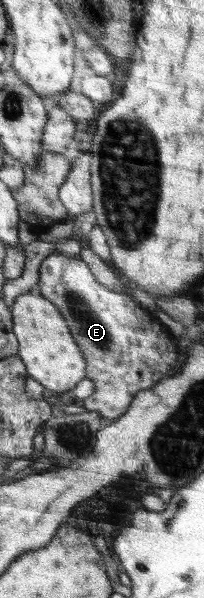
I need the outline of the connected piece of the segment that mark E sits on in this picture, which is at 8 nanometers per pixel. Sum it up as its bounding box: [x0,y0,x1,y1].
[36,250,179,422]

